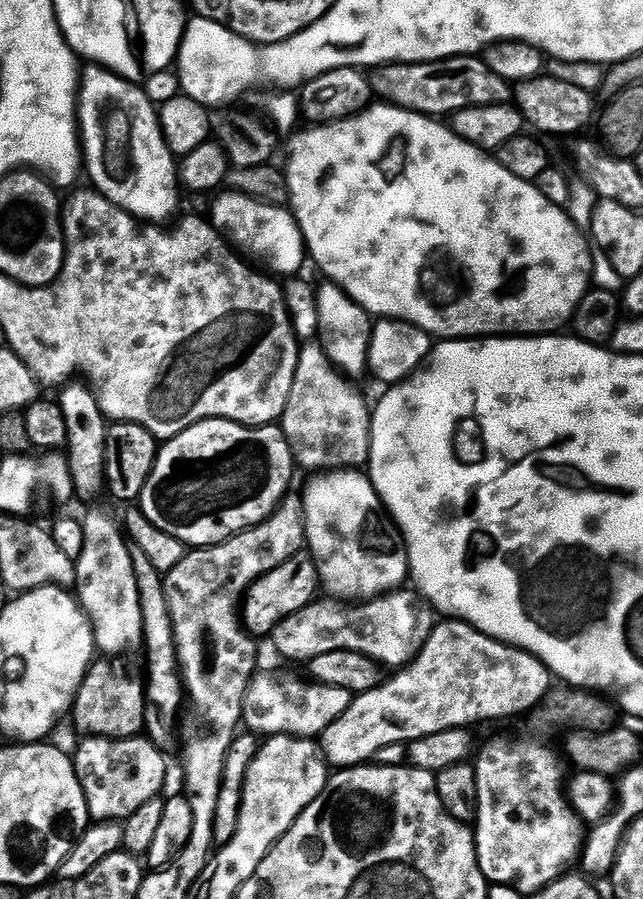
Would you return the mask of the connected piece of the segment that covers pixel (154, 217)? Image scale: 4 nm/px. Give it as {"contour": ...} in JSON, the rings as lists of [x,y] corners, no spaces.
{"contour":[[[106,68],[83,69],[78,123],[86,176],[96,183],[95,191],[99,195],[114,202],[122,211],[144,222],[168,222],[180,204],[178,160],[164,137],[157,105],[140,86]]]}

